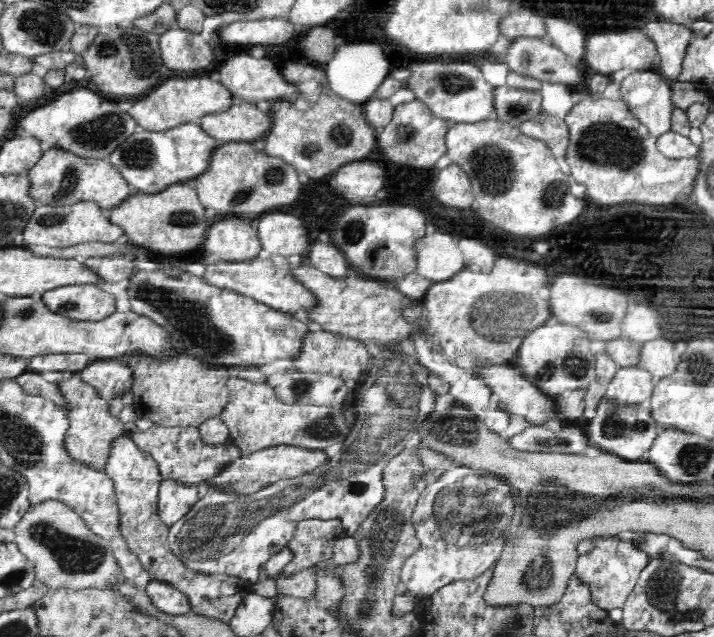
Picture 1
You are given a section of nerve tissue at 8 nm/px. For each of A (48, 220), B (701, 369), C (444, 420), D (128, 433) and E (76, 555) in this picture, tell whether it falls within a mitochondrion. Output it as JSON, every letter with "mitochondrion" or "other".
{"A":"mitochondrion","B":"mitochondrion","C":"other","D":"other","E":"mitochondrion"}

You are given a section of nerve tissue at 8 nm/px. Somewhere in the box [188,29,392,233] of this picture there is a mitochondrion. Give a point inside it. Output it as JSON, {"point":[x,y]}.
{"point":[343,136]}

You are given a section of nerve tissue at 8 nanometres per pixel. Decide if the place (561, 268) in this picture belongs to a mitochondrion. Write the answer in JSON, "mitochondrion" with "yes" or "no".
{"mitochondrion":"no"}

